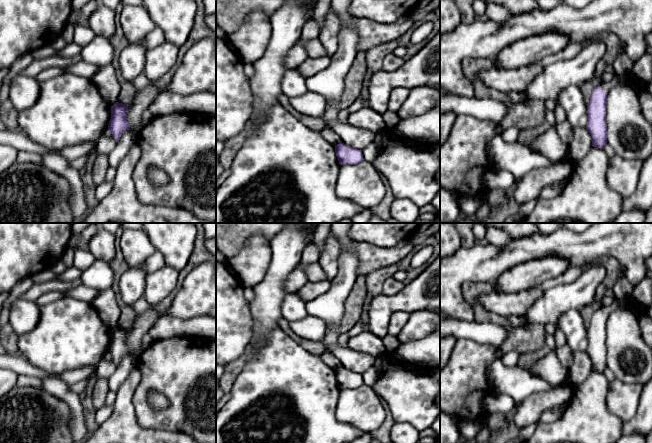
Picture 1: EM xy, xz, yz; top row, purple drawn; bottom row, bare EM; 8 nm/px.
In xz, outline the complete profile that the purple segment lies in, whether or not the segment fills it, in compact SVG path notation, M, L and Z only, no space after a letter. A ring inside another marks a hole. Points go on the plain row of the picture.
M342 366L335 369L335 377L340 389L354 389L364 385L362 374L353 372Z

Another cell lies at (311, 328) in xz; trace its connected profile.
M307 314L303 319L289 322L289 326L297 336L311 341L322 342L324 350L333 353L340 360L342 367L348 370L363 374L374 366L375 357L365 352L358 352L338 343L326 349L324 344L326 325L317 317Z

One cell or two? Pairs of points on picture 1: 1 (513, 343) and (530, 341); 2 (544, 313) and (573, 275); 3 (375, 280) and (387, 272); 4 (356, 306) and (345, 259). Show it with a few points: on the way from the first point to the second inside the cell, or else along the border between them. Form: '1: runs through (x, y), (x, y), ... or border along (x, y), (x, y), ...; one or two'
1: runs through (517, 341), (526, 341); one
2: border along (582, 271), (574, 281), (559, 283), (545, 291); two
3: runs through (378, 277), (384, 273); one
4: border along (357, 276), (345, 301), (344, 309); two

